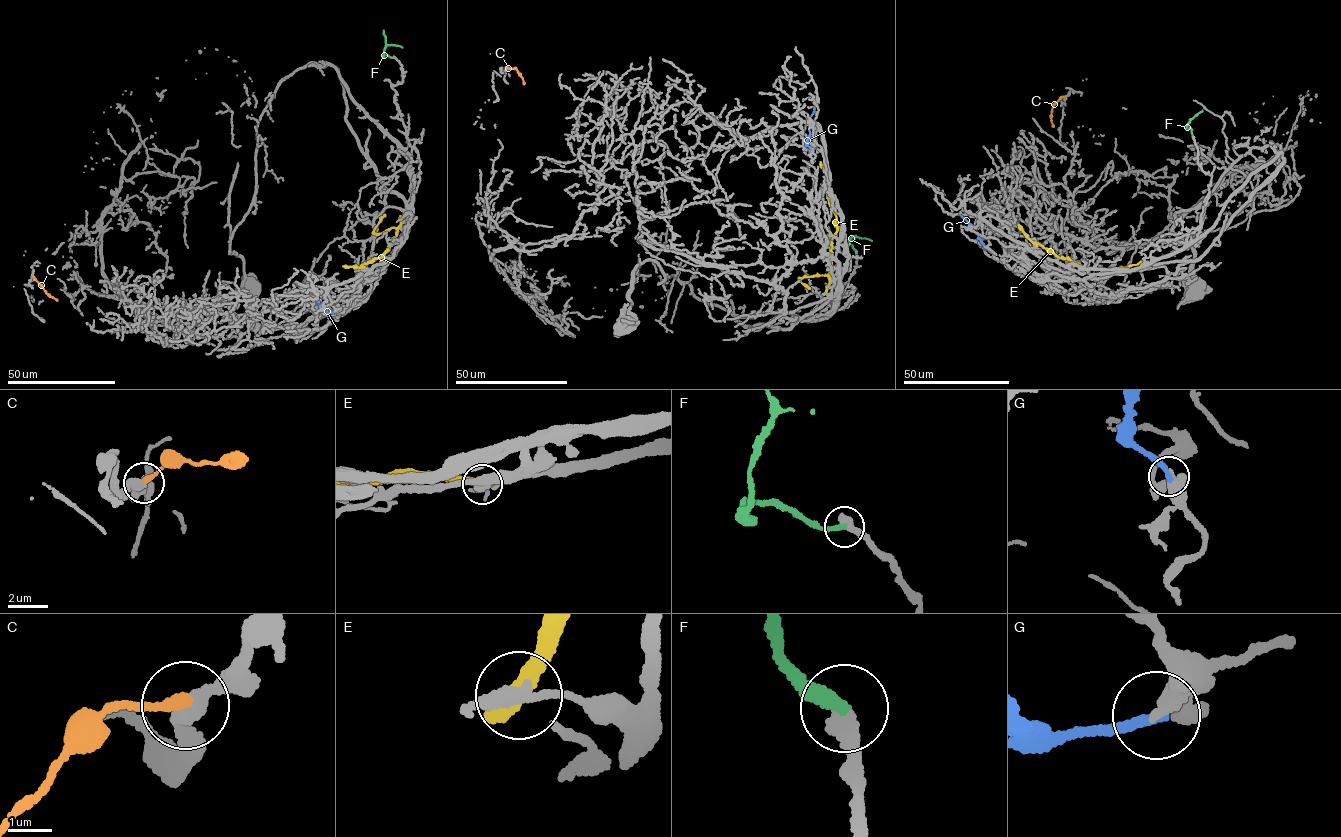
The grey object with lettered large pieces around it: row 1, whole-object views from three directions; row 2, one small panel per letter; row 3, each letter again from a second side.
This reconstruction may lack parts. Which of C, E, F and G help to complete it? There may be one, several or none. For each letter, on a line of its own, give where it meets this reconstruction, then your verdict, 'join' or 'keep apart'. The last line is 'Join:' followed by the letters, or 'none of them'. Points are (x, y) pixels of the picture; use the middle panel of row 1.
C: meets grey at (505, 71); keep apart
E: meets grey at (825, 293); keep apart
F: meets grey at (856, 250); join
G: meets grey at (811, 149); keep apart
Join: F

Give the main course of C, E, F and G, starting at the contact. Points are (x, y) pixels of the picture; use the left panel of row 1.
C: (33, 276), (57, 300)
E: (401, 216), (396, 235), (381, 258), (359, 268), (343, 266)
F: (393, 57), (383, 55), (384, 48), (391, 44), (402, 47)
G: (334, 312), (327, 311), (317, 302)

